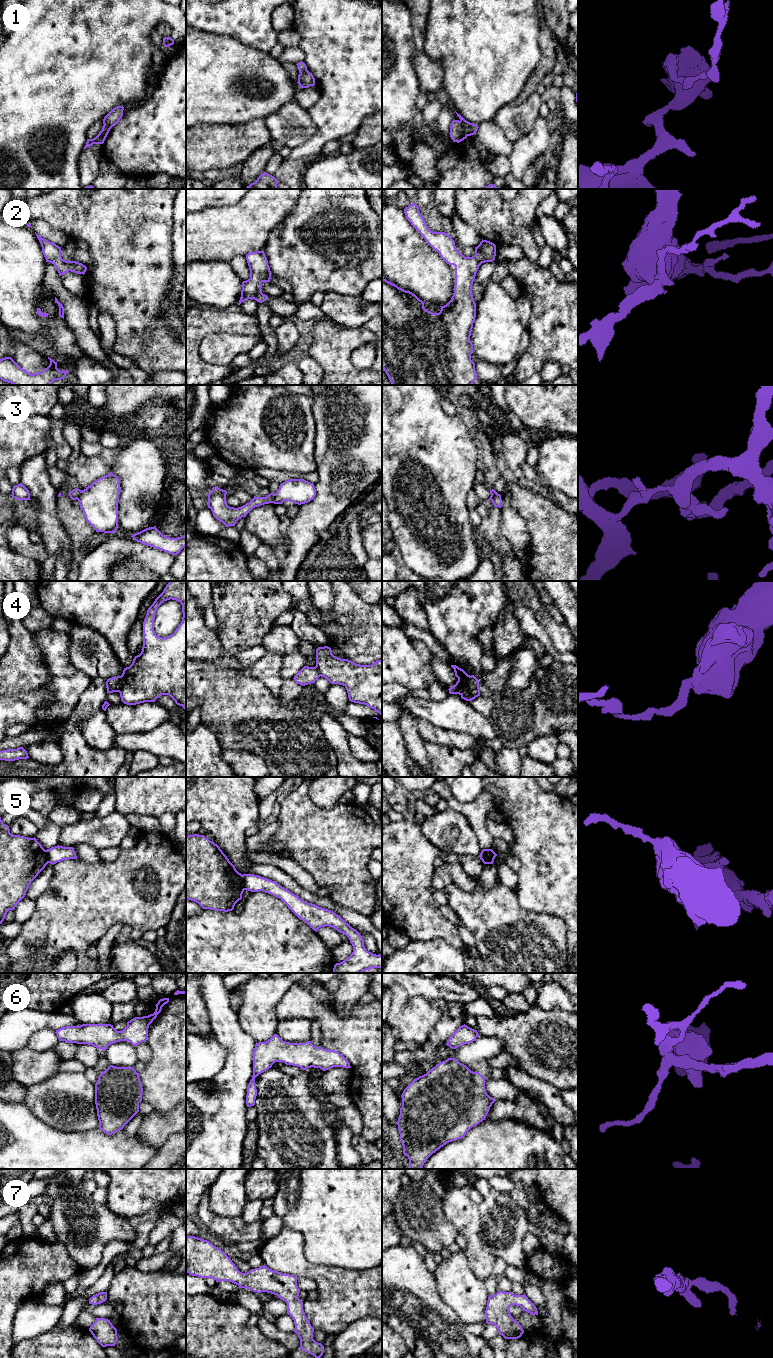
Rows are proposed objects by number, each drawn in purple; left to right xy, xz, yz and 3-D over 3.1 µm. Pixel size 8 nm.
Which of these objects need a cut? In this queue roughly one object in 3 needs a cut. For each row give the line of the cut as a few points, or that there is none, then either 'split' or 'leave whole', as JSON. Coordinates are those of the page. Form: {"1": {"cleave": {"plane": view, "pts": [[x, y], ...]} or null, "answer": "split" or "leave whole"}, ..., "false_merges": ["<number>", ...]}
{"1": {"cleave": {"plane": "yz", "pts": [[459, 121], [466, 136]]}, "answer": "split"}, "2": {"cleave": null, "answer": "leave whole"}, "3": {"cleave": {"plane": "xz", "pts": [[275, 494], [272, 502]]}, "answer": "split"}, "4": {"cleave": {"plane": "yz", "pts": [[469, 676], [468, 686], [475, 697]]}, "answer": "split"}, "5": {"cleave": {"plane": "xz", "pts": [[241, 875], [244, 889]]}, "answer": "split"}, "6": {"cleave": null, "answer": "leave whole"}, "7": {"cleave": null, "answer": "leave whole"}, "false_merges": ["1", "3", "4", "5"]}

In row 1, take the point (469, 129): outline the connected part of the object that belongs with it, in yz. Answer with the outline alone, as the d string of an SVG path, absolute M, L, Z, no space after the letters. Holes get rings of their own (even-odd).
M455 111L456 112L456 111ZM456 112L457 116L459 117L460 119L460 122L462 123L463 125L463 131L464 133L466 134L466 136L471 136L471 135L474 135L477 130L478 130L478 125L476 124L473 124L473 123L470 123L468 121L466 121L460 114L458 114Z

